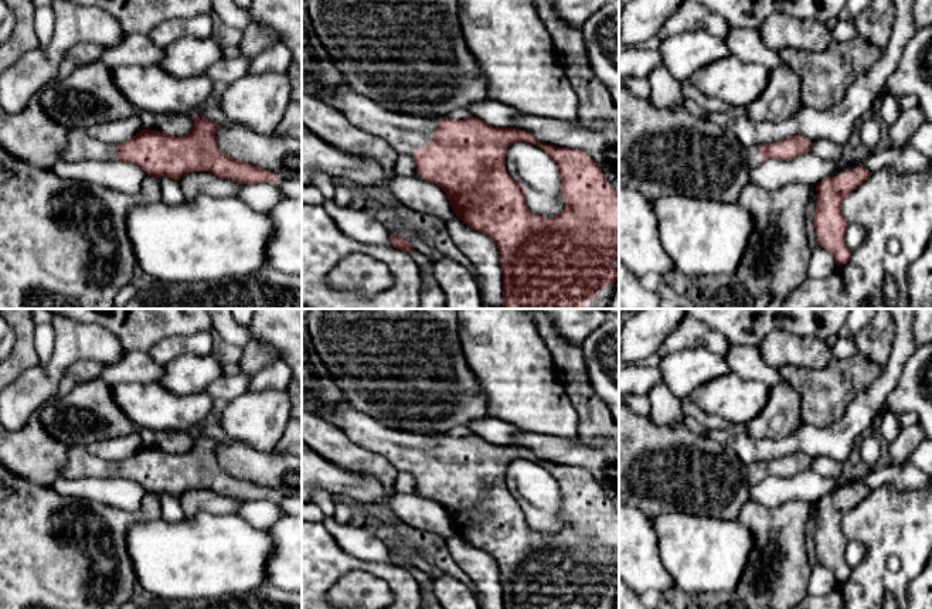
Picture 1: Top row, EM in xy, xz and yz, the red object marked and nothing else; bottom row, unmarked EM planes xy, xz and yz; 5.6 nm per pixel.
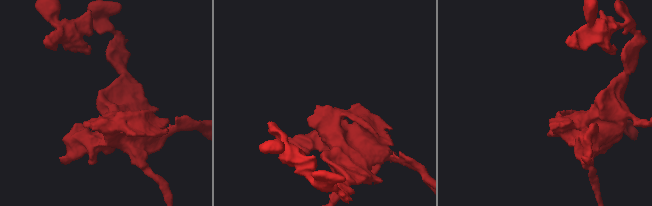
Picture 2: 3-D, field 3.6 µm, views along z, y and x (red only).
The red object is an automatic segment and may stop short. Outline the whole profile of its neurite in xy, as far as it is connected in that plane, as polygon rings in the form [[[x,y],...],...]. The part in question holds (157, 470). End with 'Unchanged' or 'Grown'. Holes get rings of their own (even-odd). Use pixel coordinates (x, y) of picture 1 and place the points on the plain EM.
[[[194,432],[194,443],[186,453],[143,446],[120,462],[102,460],[89,455],[85,446],[75,445],[68,449],[59,479],[130,479],[147,493],[167,493],[178,499],[191,489],[210,489],[242,501],[279,497],[262,484],[224,472],[215,453],[220,445],[221,442]]]. Grown

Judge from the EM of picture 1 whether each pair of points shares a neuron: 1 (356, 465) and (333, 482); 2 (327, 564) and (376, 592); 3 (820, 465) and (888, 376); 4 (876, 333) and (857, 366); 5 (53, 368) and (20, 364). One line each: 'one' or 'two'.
1: two
2: two
3: two
4: two
5: two

